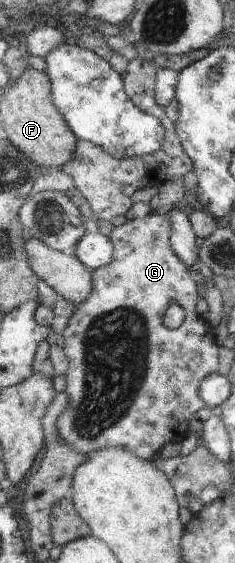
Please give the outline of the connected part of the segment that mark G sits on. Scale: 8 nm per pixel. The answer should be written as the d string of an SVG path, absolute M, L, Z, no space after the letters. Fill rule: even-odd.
M151 212L142 218L128 220L123 225L114 226L109 235L113 245L113 258L108 265L103 265L91 272L92 291L88 297L75 307L74 313L70 316L65 330L61 333L64 337L63 354L67 357L68 369L65 375L66 395L68 396L68 405L63 412L54 421L60 439L74 451L81 454L90 454L95 450L104 448L121 447L131 451L139 458L148 460L160 454L160 449L168 441L181 442L188 437L188 423L193 419L194 413L199 409L208 407L206 402L200 397L199 387L205 377L216 374L219 370L219 345L212 333L212 328L208 326L206 319L196 312L196 302L201 296L198 289L198 283L194 281L193 276L186 266L174 255L172 251L169 235L171 234L170 212ZM177 303L186 311L186 317L178 328L167 328L162 324L162 318L166 309Z

